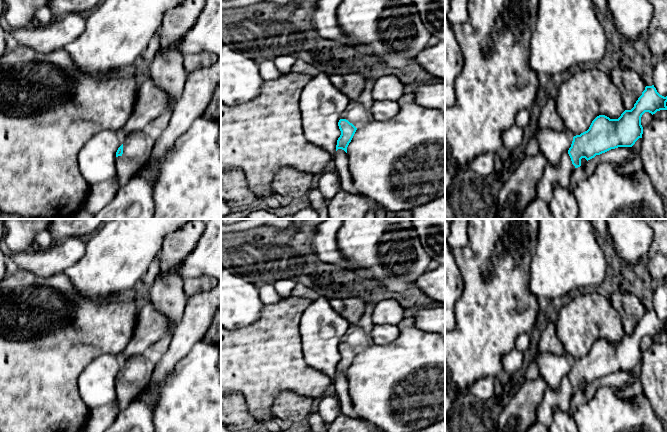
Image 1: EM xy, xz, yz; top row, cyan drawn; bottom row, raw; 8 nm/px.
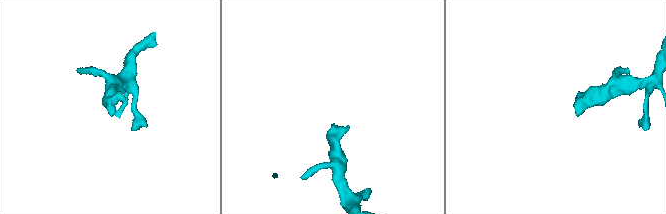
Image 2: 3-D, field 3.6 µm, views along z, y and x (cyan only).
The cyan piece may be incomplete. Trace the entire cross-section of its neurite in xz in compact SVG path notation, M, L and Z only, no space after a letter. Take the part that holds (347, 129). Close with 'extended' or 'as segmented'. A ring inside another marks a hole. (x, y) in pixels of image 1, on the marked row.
M373 75L366 76L361 95L358 99L350 100L346 110L341 114L338 122L341 135L337 140L336 151L342 149L347 153L347 147L357 128L374 120L371 107L375 101L372 97L375 81Z; extended

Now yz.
M654 85L646 86L631 110L625 110L618 119L605 115L597 116L589 129L573 137L569 150L564 153L557 166L547 162L544 173L536 186L537 198L549 204L553 198L554 186L569 187L569 178L575 168L581 166L581 159L587 161L596 155L618 147L632 147L642 138L641 117L645 112L652 115L667 110L667 96L660 95Z; extended

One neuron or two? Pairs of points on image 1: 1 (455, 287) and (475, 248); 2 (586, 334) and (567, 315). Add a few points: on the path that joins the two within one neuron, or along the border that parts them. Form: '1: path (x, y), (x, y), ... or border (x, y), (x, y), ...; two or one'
1: border (455, 261), (462, 277), (462, 294), (460, 298); two
2: path (581, 329), (572, 320); one

